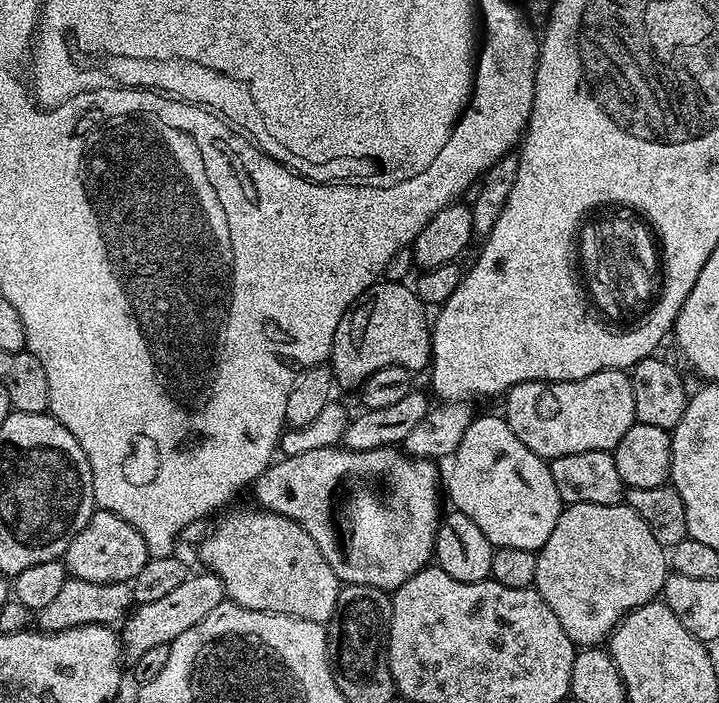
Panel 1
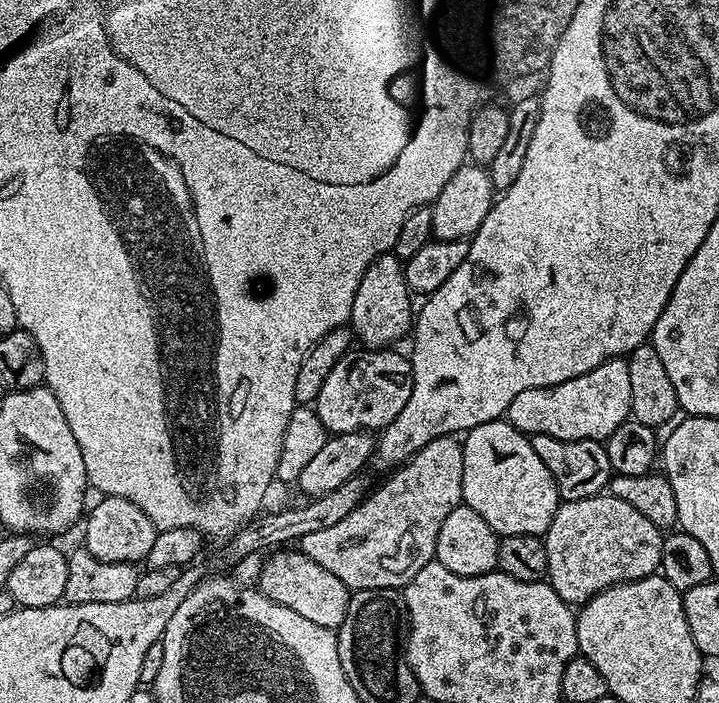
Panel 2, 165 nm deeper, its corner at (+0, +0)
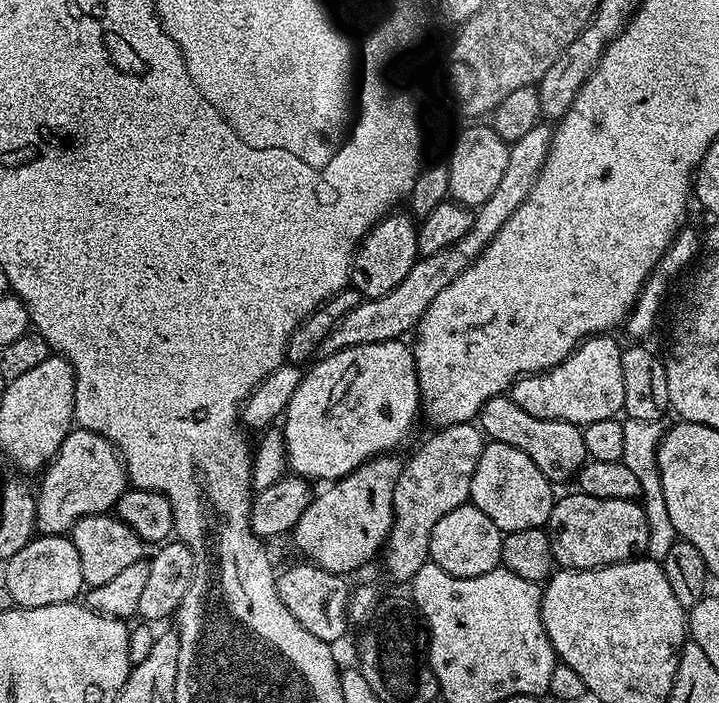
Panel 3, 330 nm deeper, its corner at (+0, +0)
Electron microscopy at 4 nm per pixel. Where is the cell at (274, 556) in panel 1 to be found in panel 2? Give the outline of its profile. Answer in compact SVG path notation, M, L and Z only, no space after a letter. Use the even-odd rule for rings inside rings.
M298 550L273 551L264 561L258 590L278 606L286 606L318 626L335 630L346 618L350 595L348 587L338 582L330 570L322 570L318 562L310 562L310 558Z

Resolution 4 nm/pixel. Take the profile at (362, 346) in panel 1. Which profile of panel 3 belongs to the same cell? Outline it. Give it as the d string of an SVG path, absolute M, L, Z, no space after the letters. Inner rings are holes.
M389 214L377 222L364 235L364 239L361 240L360 245L355 250L352 258L350 284L351 287L360 291L361 297L381 296L394 290L394 286L398 286L398 282L402 282L402 278L406 278L406 274L410 274L410 270L417 262L417 225L411 215L396 215Z

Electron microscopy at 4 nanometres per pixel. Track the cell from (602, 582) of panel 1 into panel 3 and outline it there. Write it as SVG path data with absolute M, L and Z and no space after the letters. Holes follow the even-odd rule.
M572 490L569 496L564 496L561 500L559 497L553 503L546 531L550 538L553 561L560 568L604 568L608 564L643 557L647 550L646 514L636 500L594 498L585 492Z

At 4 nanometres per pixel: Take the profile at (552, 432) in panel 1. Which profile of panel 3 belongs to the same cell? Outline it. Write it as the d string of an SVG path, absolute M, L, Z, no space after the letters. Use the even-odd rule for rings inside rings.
M597 334L589 336L588 339L576 345L574 351L566 357L560 364L553 368L548 368L545 372L533 372L531 376L522 376L510 389L510 395L514 402L518 402L518 406L522 406L522 410L526 410L526 414L534 414L534 418L550 418L551 420L565 420L571 424L585 425L590 422L602 422L602 418L610 418L611 416L619 417L624 407L624 399L622 398L622 344L615 340L612 334Z

